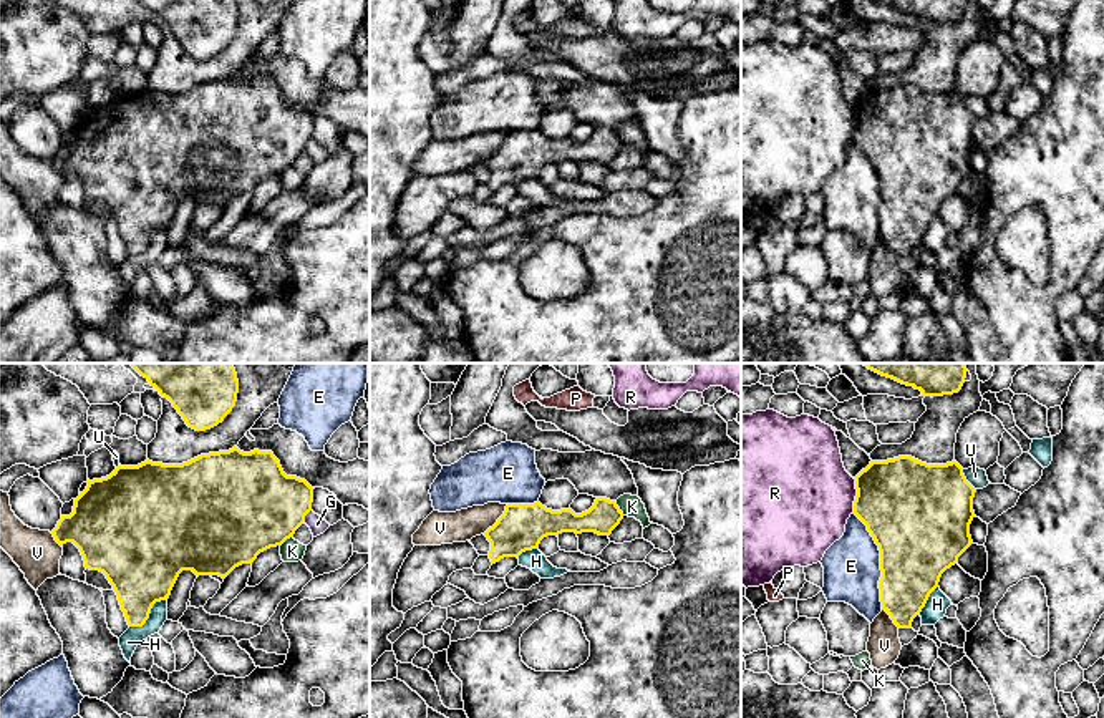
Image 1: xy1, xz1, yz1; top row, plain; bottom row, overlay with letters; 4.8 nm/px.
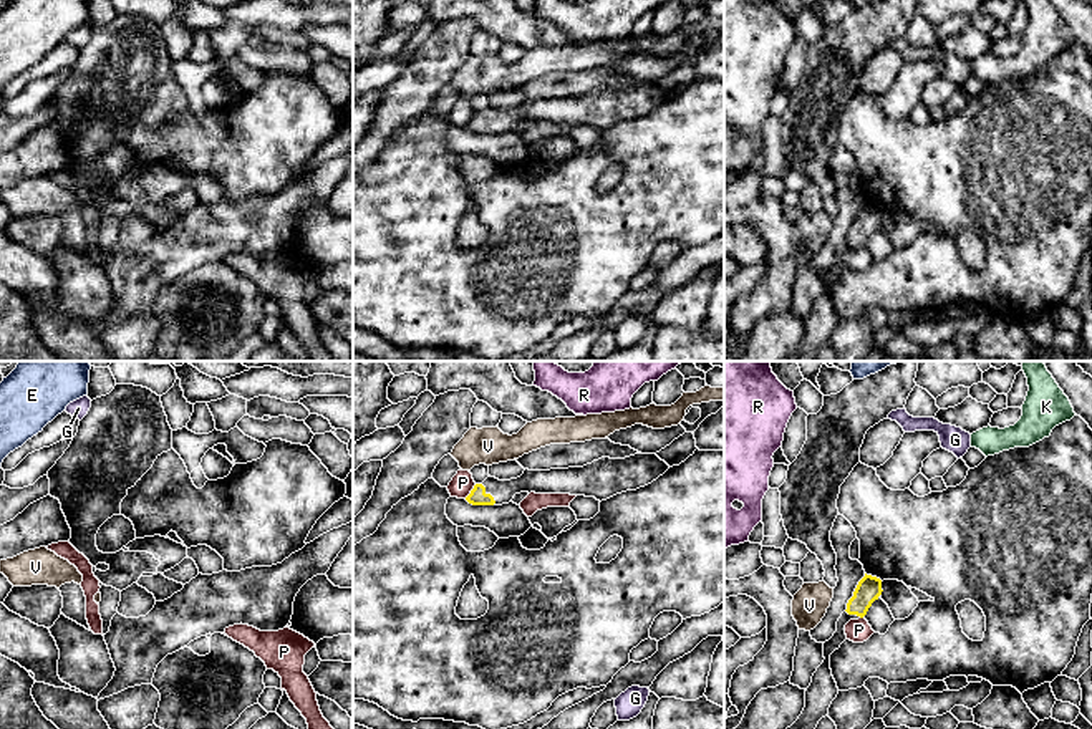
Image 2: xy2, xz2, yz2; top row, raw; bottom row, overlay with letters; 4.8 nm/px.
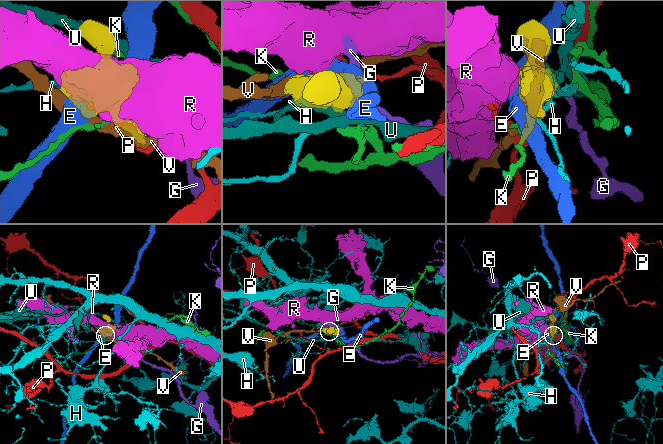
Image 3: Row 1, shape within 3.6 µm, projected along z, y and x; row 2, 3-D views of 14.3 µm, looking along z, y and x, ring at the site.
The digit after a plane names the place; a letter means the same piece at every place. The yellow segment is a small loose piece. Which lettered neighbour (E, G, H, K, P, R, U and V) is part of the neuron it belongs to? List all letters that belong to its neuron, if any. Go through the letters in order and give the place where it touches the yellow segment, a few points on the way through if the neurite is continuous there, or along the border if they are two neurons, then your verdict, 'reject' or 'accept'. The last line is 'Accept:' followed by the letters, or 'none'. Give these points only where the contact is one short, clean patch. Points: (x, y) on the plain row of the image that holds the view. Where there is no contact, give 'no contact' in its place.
E: yz1 (881, 189) | reject
G: xy1 (305, 143) | along xy1 (310, 138), (304, 150) | reject
H: xy1 (148, 244) | along xy1 (166, 226), (153, 234), (150, 246), (141, 254), (130, 256) | reject
K: xz1 (619, 136) | reject
P: xz2 (471, 120) | along xz2 (476, 113), (464, 126) | reject
R: yz1 (856, 125) | along yz1 (856, 108), (852, 141) | reject
U: yz1 (965, 108) | reject
V: xz1 (498, 148) | reject
Accept: none

